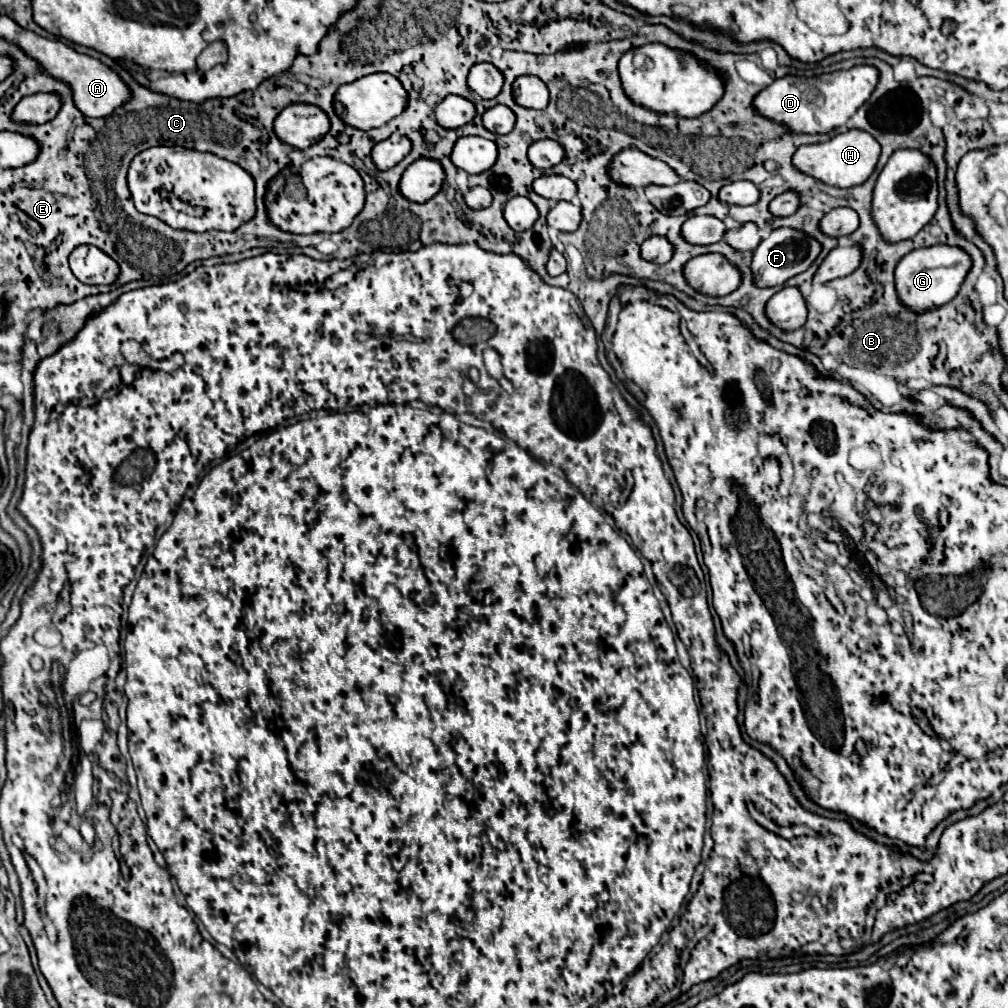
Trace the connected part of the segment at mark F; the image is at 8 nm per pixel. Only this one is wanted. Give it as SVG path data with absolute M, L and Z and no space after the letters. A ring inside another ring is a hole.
M776 229L772 231L752 253L750 259L750 269L754 275L754 283L756 287L774 287L774 285L782 285L784 281L788 281L790 277L806 271L812 261L818 257L820 253L820 243L814 241L812 237L804 235L802 231L796 229Z

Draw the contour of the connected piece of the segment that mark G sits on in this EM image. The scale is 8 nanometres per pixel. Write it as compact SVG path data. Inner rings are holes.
M934 245L928 249L910 251L908 255L904 255L904 259L900 259L894 271L898 299L900 303L904 303L904 307L916 311L918 315L920 311L932 311L956 297L968 271L970 271L970 257L958 247Z

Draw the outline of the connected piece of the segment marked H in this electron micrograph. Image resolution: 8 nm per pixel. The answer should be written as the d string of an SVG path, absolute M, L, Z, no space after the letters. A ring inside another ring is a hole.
M852 129L852 131L846 131L846 133L832 137L826 143L814 143L814 145L798 147L794 157L792 157L792 165L798 171L822 181L824 185L844 189L844 187L854 187L854 185L864 183L872 175L878 157L880 157L878 141L866 131Z

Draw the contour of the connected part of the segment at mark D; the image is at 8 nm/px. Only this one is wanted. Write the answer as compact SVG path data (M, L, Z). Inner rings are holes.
M858 65L858 67L852 67L850 71L818 75L818 77L794 77L794 75L788 75L788 77L776 79L768 87L764 87L754 97L752 107L756 109L758 115L784 125L788 129L788 133L810 133L810 135L828 133L828 131L844 125L856 113L856 109L862 107L868 101L868 97L874 91L876 83L878 83L878 71L874 67L870 67L870 65Z

